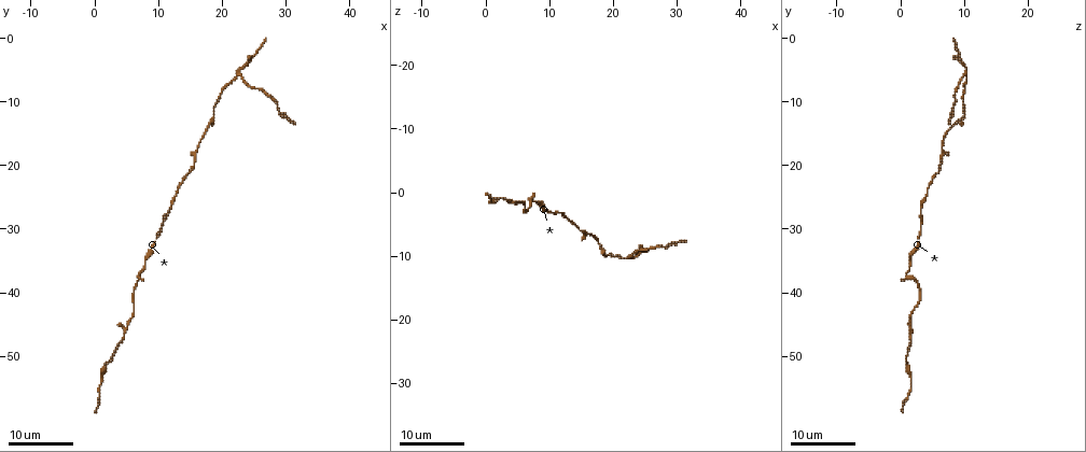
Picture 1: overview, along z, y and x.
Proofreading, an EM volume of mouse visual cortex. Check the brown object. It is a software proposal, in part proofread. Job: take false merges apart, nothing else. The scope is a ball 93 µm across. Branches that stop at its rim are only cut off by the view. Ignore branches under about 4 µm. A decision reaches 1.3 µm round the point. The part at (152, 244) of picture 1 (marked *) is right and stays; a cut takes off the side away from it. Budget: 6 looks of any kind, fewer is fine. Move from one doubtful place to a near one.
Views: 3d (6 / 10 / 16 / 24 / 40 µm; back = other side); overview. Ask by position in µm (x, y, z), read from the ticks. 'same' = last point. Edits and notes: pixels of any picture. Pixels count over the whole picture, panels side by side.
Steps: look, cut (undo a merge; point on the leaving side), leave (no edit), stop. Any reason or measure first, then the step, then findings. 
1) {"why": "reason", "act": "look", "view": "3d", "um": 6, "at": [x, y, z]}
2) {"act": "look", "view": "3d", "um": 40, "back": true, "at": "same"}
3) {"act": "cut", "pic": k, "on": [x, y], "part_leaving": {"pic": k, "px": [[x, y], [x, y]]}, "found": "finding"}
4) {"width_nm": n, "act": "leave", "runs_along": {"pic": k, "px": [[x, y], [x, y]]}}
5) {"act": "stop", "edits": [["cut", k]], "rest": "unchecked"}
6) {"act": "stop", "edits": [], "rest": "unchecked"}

{"why": "thick turns thin", "act": "look", "view": "3d", "um": 24, "at": [7.0, 36.5, 1.5]}

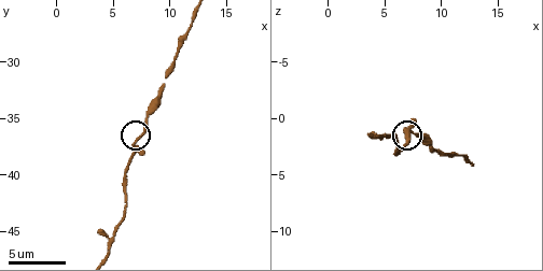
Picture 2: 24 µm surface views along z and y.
{"act": "look", "view": "3d", "um": 10, "at": "same"}

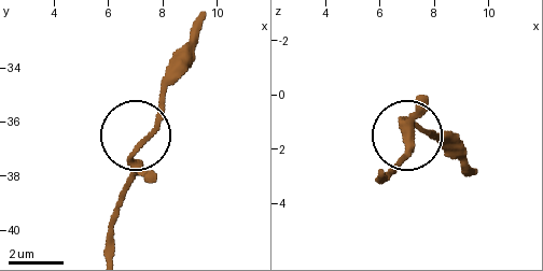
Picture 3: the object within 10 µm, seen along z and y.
{"act": "leave", "runs_along": {"pic": 3, "px": [[189, 29], [165, 69], [158, 117], [142, 138], [122, 198]]}, "found": "continuous, no second neuron"}

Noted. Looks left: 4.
{"why": "calibre changes", "act": "look", "view": "3d", "um": 16, "at": [1.0, 53.0, 1.5]}

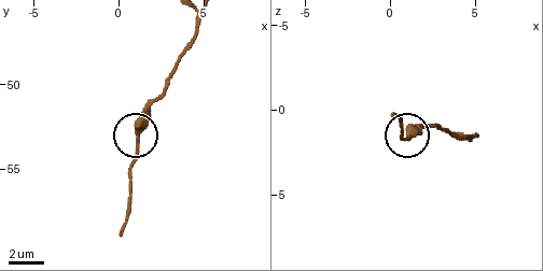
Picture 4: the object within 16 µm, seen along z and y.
{"act": "look", "view": "3d", "um": 10, "at": [1.2, 52.8, 1.5]}

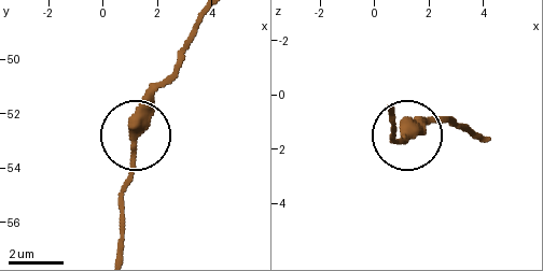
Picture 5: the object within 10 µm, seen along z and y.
{"act": "leave", "runs_along": {"pic": 5, "px": [[203, 23], [135, 140], [124, 208]]}, "found": "continuous, no second neuron"}

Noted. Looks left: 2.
{"act": "look", "view": "3d", "um": 24, "at": [18.0, 14.0, 8.5]}

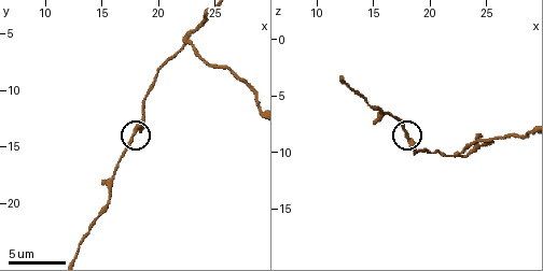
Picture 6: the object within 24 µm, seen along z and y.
{"act": "look", "view": "3d", "um": 6, "at": [18.0, 13.6, 8.4]}

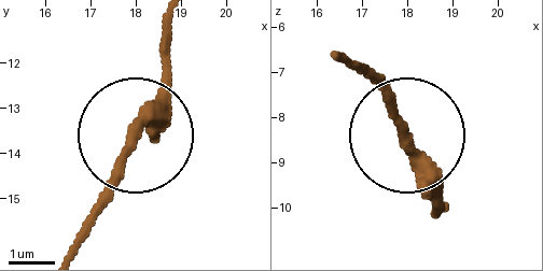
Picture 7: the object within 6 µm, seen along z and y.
{"act": "leave", "runs_along": {"pic": 7, "px": [[342, 58], [372, 77], [437, 209]]}, "found": "continuous, no second neuron"}

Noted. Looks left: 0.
{"act": "stop", "edits": [], "rest": "unchecked"}

